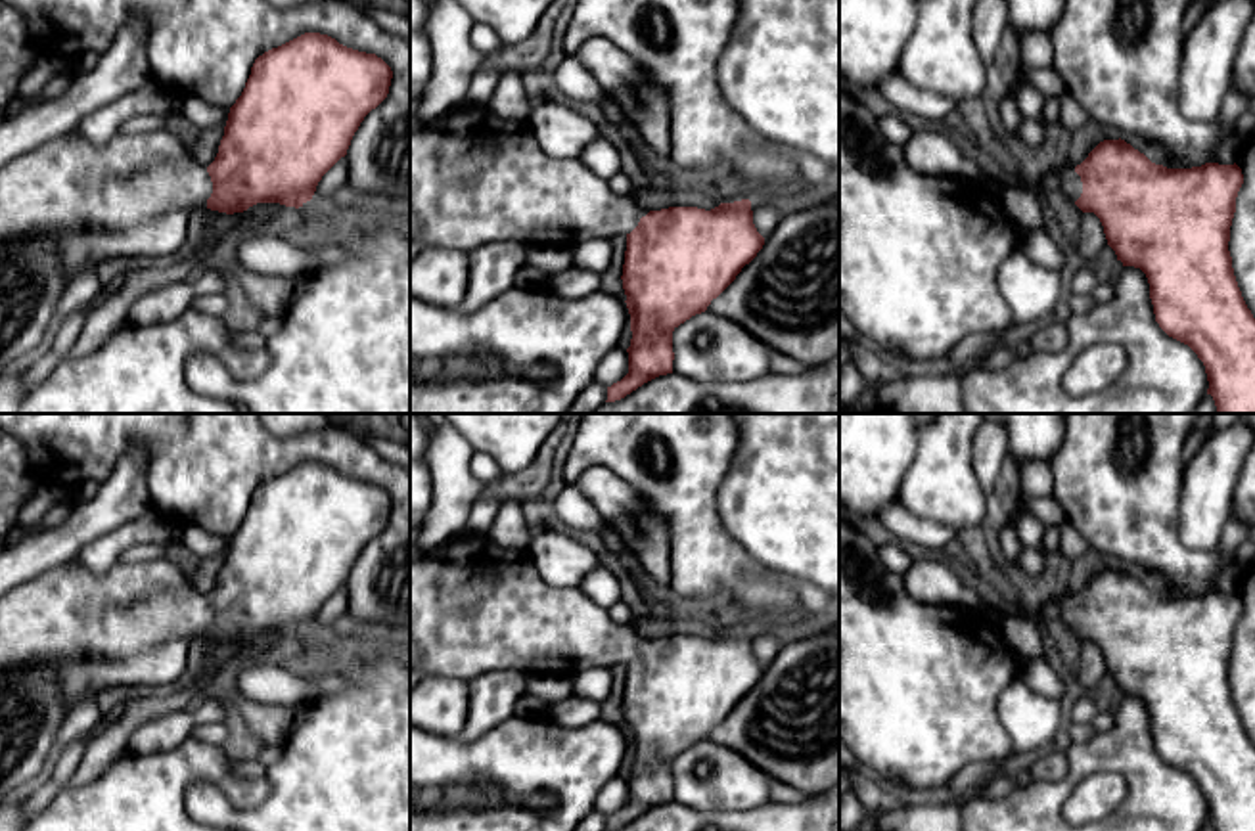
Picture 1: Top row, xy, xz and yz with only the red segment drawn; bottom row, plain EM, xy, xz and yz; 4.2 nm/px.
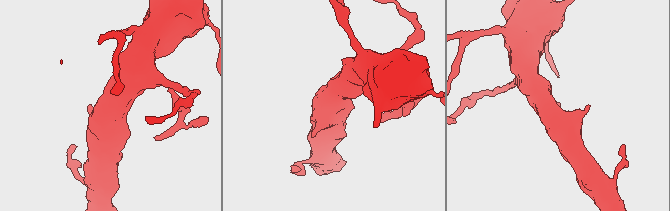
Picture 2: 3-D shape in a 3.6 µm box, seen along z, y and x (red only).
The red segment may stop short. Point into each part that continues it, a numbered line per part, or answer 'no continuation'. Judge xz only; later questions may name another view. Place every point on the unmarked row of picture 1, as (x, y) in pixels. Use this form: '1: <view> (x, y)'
1: xz (476, 606)

